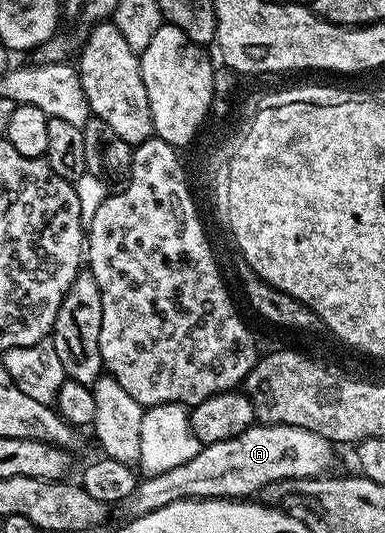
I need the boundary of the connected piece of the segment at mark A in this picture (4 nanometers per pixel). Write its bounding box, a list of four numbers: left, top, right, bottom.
[126,423,333,513]

